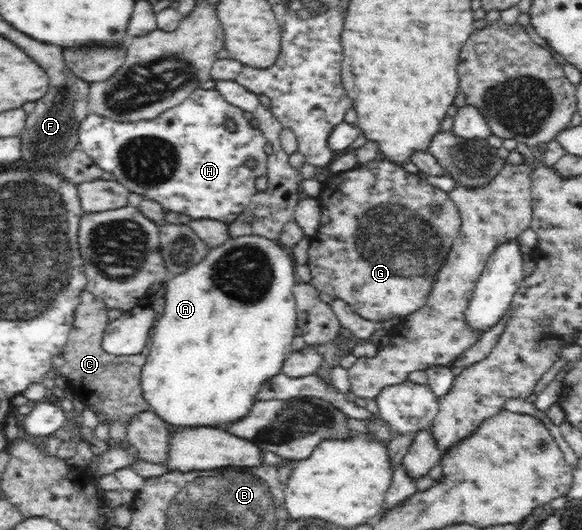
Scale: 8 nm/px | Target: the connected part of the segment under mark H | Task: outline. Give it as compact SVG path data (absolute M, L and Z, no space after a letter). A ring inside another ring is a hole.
M198 88L193 91L187 99L184 99L179 103L179 105L170 107L170 109L162 111L157 117L151 119L139 120L138 122L126 122L91 113L87 119L84 119L79 123L78 136L80 141L78 147L92 158L93 163L99 166L99 169L111 173L114 177L113 179L121 183L123 187L126 187L130 193L140 195L144 199L147 197L147 199L159 203L165 211L170 211L171 213L177 213L179 215L186 215L190 220L211 219L229 225L247 209L247 205L251 203L251 199L258 193L255 188L255 179L257 179L259 175L265 175L267 167L267 154L264 149L268 139L263 135L263 132L259 128L251 128L247 121L248 120L243 116L242 109L239 109L239 107L227 101L227 98L223 97L217 89L209 90ZM227 123L235 123L237 130L229 131ZM250 159L255 160L257 166L249 167L245 165L245 162Z

